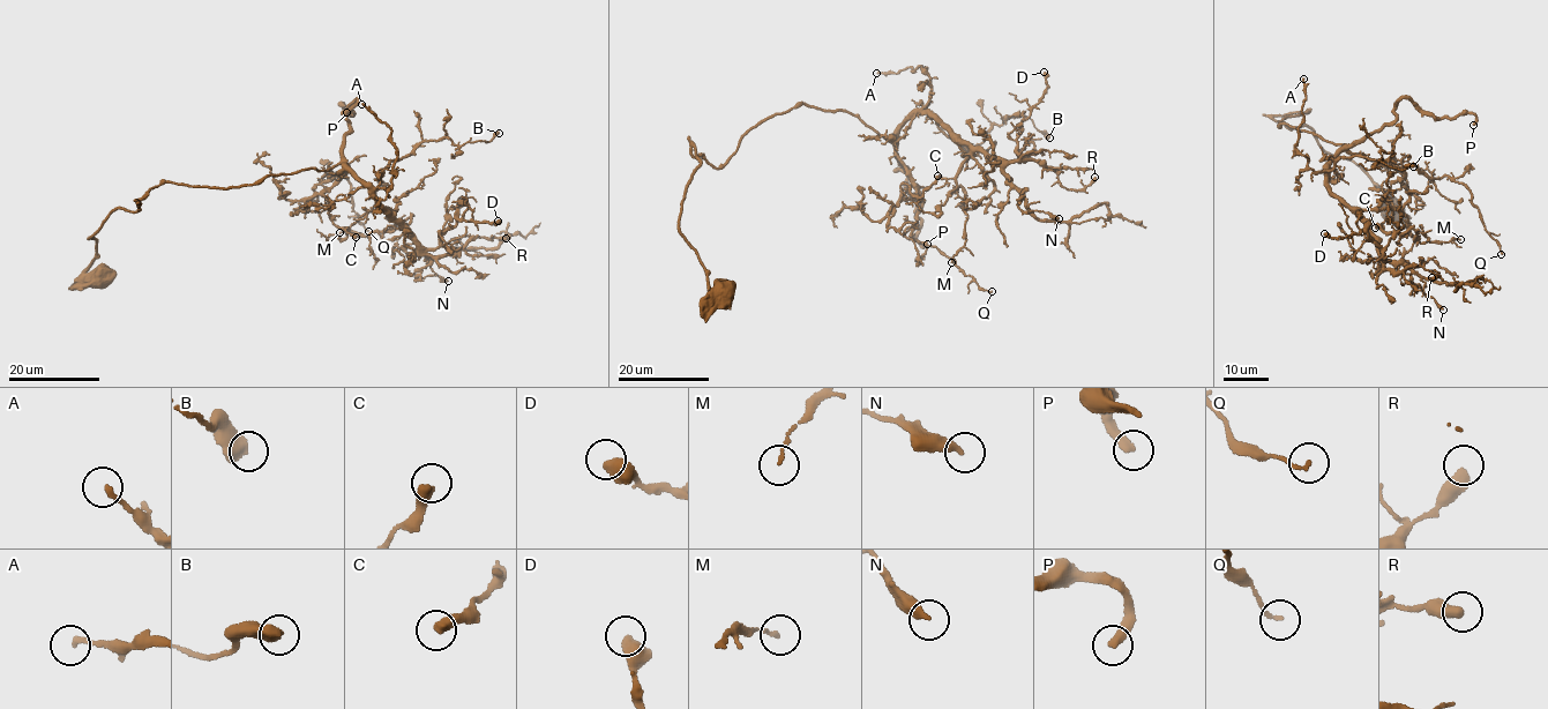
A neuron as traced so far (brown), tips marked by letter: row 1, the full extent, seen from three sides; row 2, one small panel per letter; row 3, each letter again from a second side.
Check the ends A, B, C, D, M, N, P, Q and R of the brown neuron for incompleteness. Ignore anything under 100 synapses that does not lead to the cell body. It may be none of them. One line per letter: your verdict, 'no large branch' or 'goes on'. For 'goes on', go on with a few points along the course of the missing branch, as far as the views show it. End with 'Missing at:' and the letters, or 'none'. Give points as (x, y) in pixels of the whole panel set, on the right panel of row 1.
A: no large branch
B: no large branch
C: no large branch
D: no large branch
M: no large branch
N: no large branch
P: goes on
Q: no large branch
R: no large branch
Missing at: P

